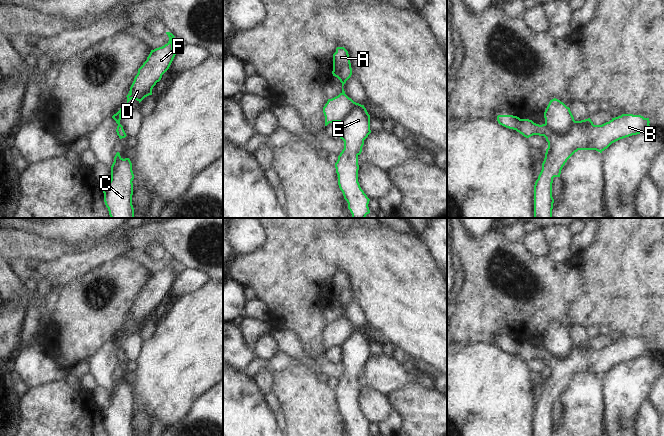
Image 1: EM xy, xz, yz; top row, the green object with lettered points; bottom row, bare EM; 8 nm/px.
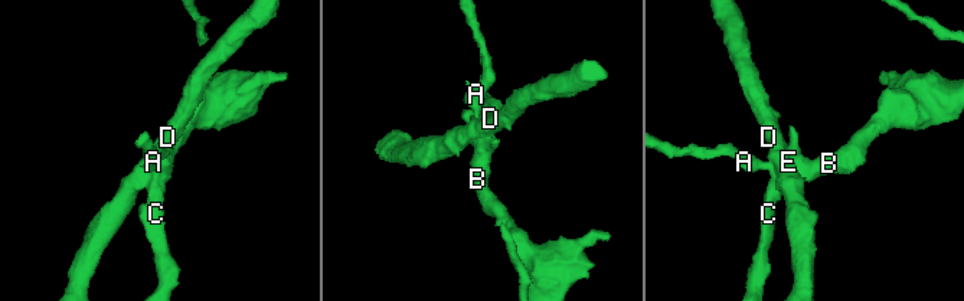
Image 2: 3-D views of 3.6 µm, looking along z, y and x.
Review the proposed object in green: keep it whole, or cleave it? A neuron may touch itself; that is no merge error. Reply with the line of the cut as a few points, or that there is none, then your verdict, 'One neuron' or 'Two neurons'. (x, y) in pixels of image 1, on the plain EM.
Split along yz (574, 344), (563, 356), (555, 356), (545, 349). Two neurons.

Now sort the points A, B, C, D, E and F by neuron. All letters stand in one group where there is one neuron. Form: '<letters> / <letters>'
A B C E / D F

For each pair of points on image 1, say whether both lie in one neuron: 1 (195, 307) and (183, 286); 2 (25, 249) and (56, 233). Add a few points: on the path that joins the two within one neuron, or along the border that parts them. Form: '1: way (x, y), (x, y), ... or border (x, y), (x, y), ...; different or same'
1: border (208, 281), (194, 291), (186, 293), (179, 298); different
2: border (24, 231), (58, 242), (65, 252); different

